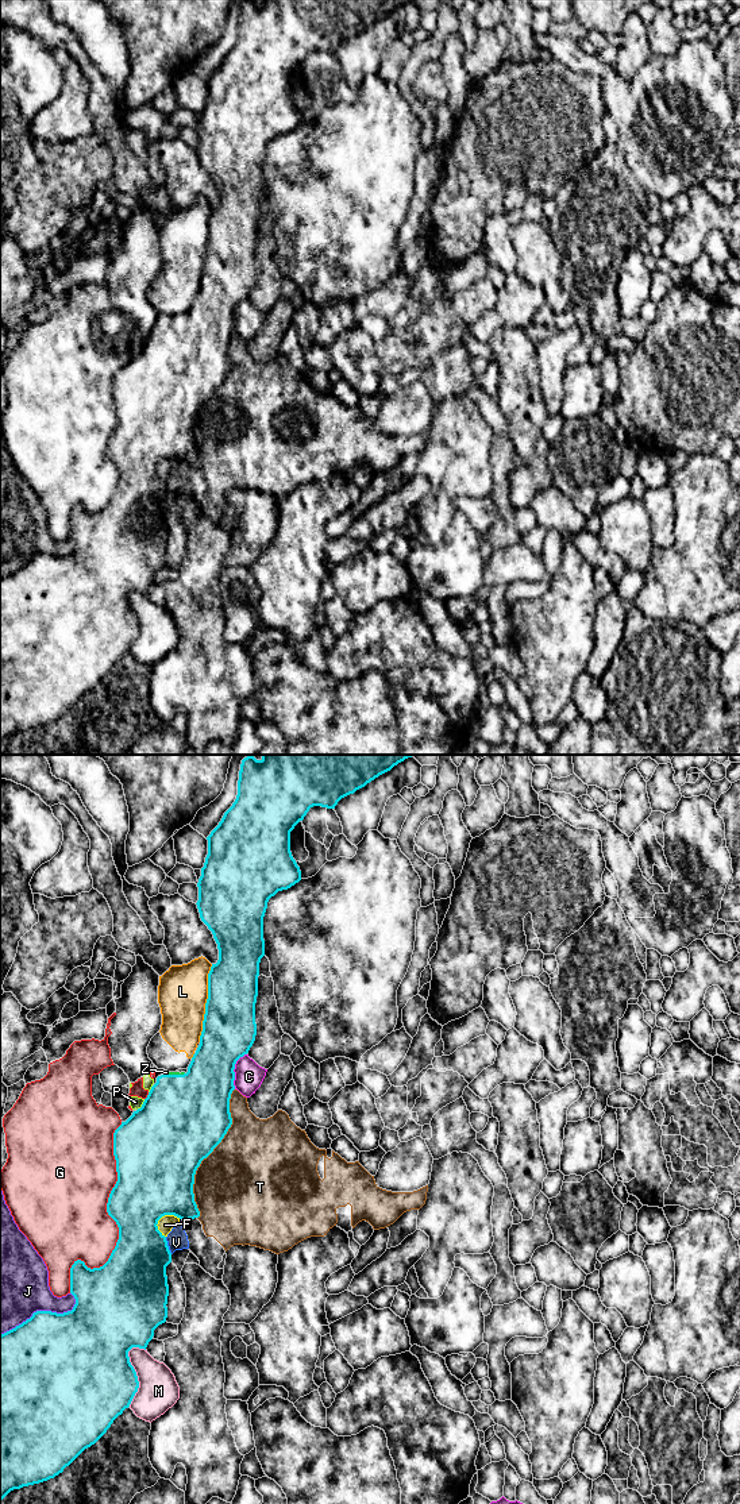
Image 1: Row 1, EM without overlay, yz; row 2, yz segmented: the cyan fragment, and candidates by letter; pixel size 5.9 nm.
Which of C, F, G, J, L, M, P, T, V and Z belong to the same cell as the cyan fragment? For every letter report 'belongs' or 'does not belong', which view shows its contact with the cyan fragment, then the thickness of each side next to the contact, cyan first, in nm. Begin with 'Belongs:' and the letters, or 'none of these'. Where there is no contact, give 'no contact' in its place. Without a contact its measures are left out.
Belongs: Z
C: does not belong | yz | 360/170 nm
F: does not belong | yz | 460/90 nm
G: does not belong | yz | 360/420 nm
J: does not belong | yz | 480/440 nm
L: does not belong | yz | 320/300 nm
M: does not belong | yz | 480/240 nm
P: does not belong | yz | 500/70 nm
T: does not belong | yz | 500/500 nm
V: does not belong | yz | 360/130 nm
Z: belongs | yz | 500/20 nm

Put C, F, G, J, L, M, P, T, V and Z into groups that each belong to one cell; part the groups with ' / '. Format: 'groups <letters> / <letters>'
groups C / F T V / G P / J / L / M / Z

